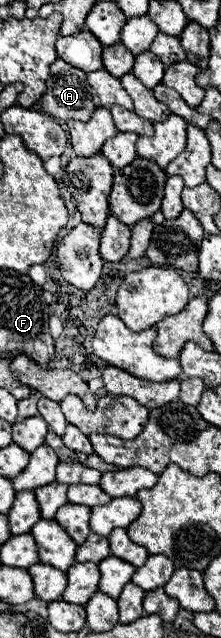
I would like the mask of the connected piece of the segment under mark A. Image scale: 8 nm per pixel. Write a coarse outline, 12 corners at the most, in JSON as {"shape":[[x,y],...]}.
{"shape":[[58,58],[42,110],[56,120],[92,118],[84,70]]}

